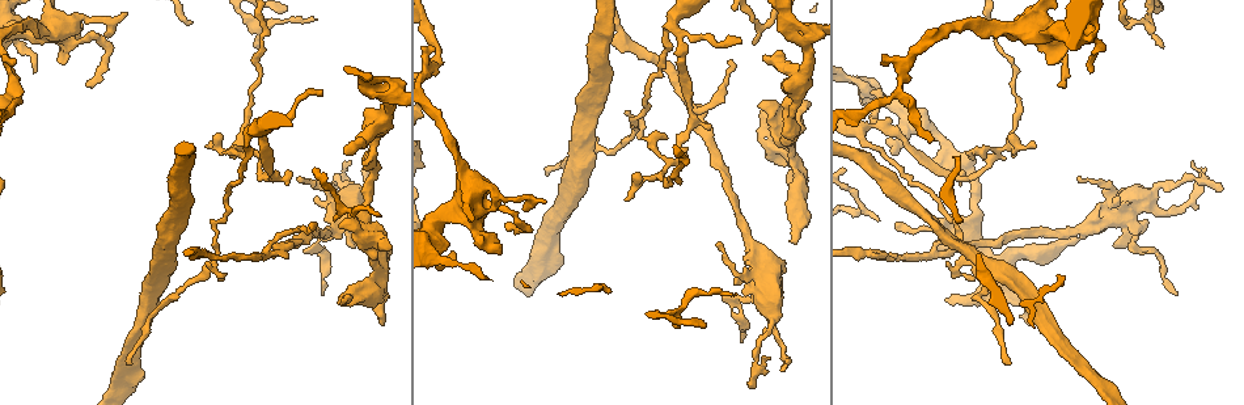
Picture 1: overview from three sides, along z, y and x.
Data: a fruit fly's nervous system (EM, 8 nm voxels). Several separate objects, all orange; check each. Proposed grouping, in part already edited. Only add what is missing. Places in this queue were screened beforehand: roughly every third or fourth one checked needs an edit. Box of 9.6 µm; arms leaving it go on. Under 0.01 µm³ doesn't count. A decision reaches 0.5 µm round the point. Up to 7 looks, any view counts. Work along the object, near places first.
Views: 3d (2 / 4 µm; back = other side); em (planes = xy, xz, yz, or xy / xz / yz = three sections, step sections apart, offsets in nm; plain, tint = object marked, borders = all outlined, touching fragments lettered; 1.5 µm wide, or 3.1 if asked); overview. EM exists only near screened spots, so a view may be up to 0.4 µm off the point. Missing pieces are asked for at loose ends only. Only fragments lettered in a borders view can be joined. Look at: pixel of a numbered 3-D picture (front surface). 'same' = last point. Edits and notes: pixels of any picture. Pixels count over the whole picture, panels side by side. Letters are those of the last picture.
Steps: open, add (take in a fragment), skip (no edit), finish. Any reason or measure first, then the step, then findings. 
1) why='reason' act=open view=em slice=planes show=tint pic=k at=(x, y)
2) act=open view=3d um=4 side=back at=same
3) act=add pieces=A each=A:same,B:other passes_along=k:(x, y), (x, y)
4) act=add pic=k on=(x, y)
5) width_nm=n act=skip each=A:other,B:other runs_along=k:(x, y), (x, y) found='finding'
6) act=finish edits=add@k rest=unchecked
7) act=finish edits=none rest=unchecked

why='free end' act=open view=3d um=4 pic=1 at=(762, 55)

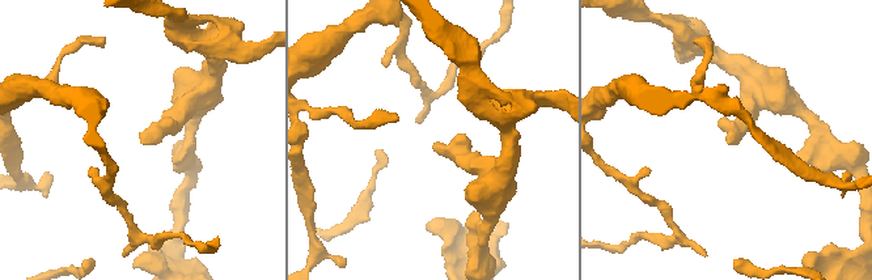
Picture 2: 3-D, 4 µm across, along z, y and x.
act=open view=em slice=xz step=8 show=tint pic=2 at=(436, 142)

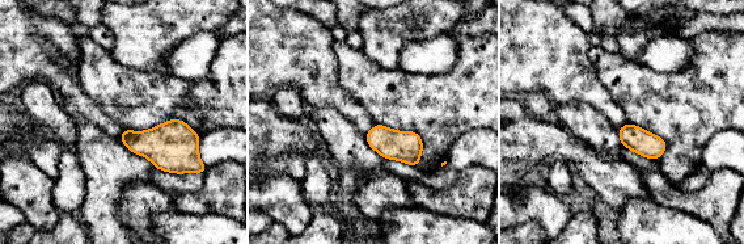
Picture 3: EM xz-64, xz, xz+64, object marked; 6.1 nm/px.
why='another direction' act=open view=em slice=planes show=borders at=same

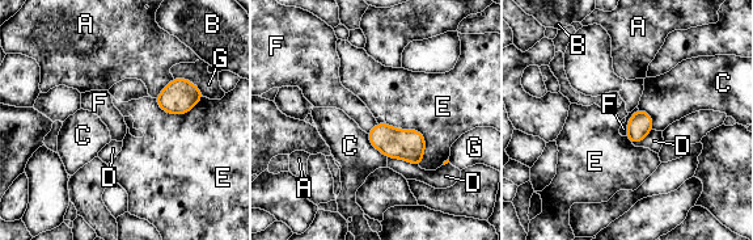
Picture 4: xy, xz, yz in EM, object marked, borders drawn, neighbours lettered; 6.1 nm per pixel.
width_nm=150 act=skip each=A:other,B:other,C:other,D:other,E:other,F:other,G:other border=4:(638, 109), (627, 123), (626, 135) found='none of them fits'

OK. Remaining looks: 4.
why='free end' act=open view=em slice=xz step=4 show=borders pic=1 at=(1129, 16)

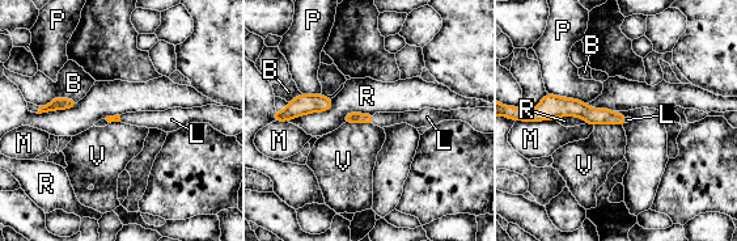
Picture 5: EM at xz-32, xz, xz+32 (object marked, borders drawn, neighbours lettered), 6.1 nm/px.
why='another direction' act=open view=em slice=planes show=borders at=same

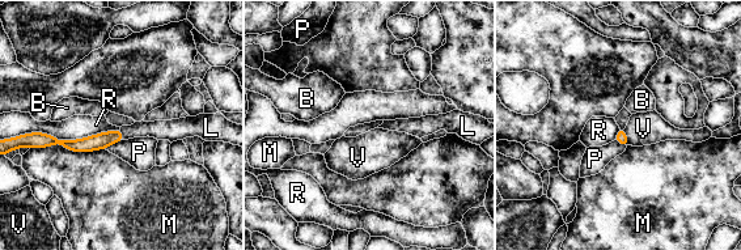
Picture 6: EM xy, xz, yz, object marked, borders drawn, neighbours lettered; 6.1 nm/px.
act=add pic=6 on=(161, 130) each=B:other,L:same,M:other,P:other,R:other,V:other passes_along=6:(102, 140), (122, 135), (161, 130) found='the neuron continues'

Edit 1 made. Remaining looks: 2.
why='tapers out' act=open view=em slice=planes show=borders pic=1 at=(106, 32)

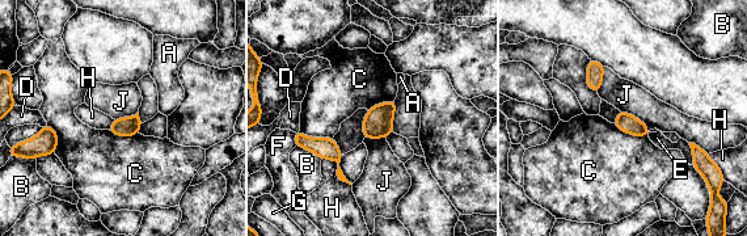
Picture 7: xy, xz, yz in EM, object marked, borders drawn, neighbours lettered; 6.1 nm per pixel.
act=skip each=A:other,B:other,C:other,D:other,E:other,F:other,G:other,H:other,J:other border=7:(321, 159), (351, 185) found='none of them fits'

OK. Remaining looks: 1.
act=finish edits=add@6 rest=unchecked

